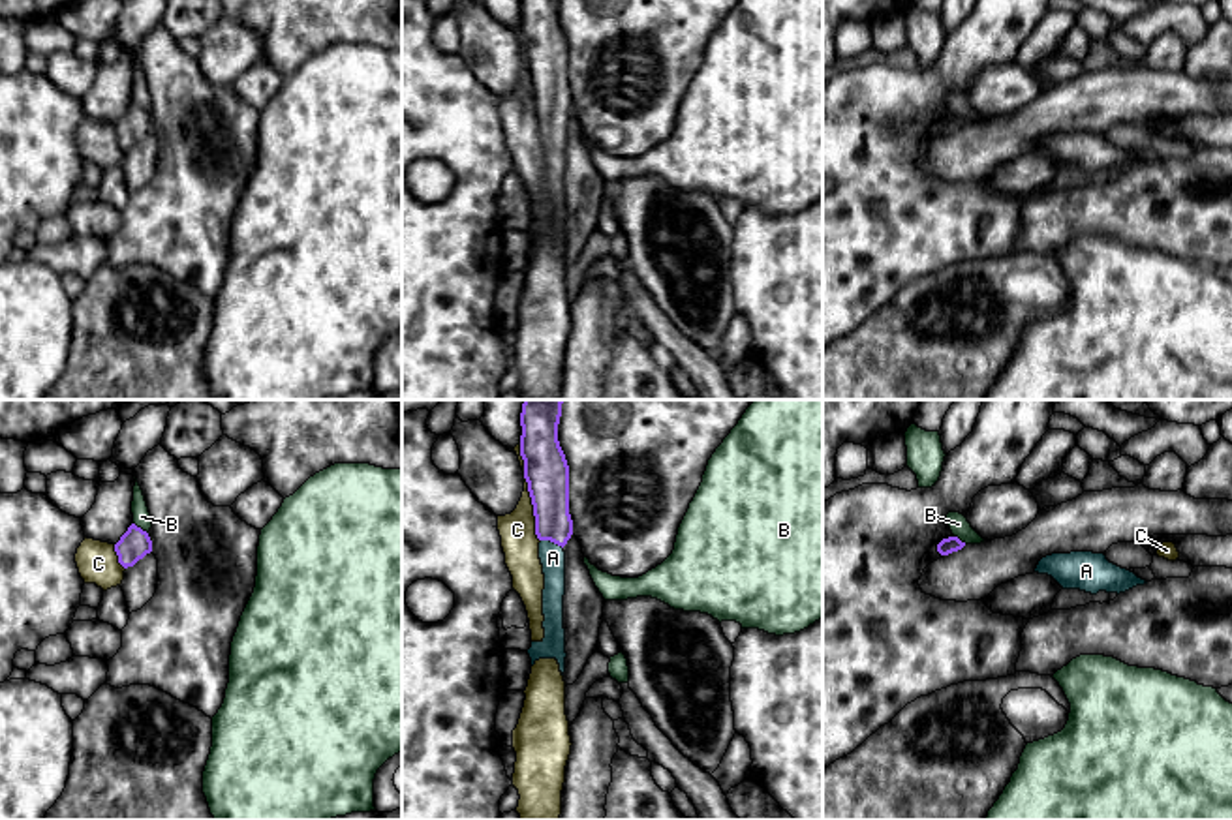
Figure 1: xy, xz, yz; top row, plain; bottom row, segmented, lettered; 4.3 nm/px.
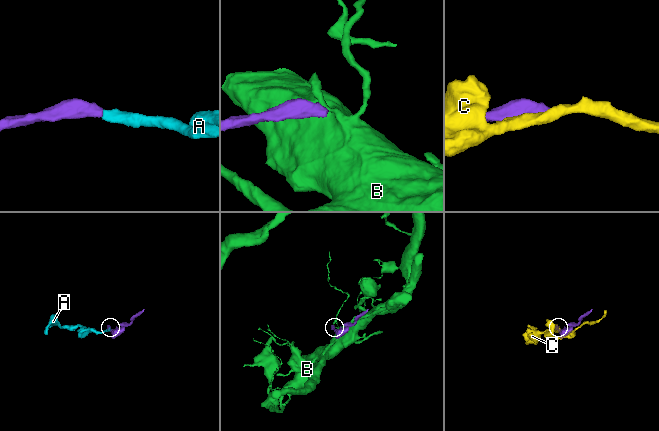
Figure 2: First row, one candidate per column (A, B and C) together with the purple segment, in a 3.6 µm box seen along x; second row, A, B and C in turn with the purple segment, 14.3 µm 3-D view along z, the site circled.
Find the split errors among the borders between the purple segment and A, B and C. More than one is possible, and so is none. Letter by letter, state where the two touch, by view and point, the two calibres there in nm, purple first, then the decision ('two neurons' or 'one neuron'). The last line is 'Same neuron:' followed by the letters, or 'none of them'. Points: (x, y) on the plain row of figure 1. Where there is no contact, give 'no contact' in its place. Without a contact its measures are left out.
A: xz (553, 121) | 180/110 nm | one neuron
B: xy (139, 107) | 140/80 nm | two neurons
C: xz (534, 89) | 190/160 nm | two neurons
Same neuron: A

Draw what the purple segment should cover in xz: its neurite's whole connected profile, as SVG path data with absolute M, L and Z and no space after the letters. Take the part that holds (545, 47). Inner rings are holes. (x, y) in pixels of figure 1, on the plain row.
M520 0L520 36L524 58L533 84L539 139L545 154L543 208L545 218L531 221L528 235L531 246L539 238L556 238L565 251L565 131L573 114L569 94L569 45L558 21L560 0Z

